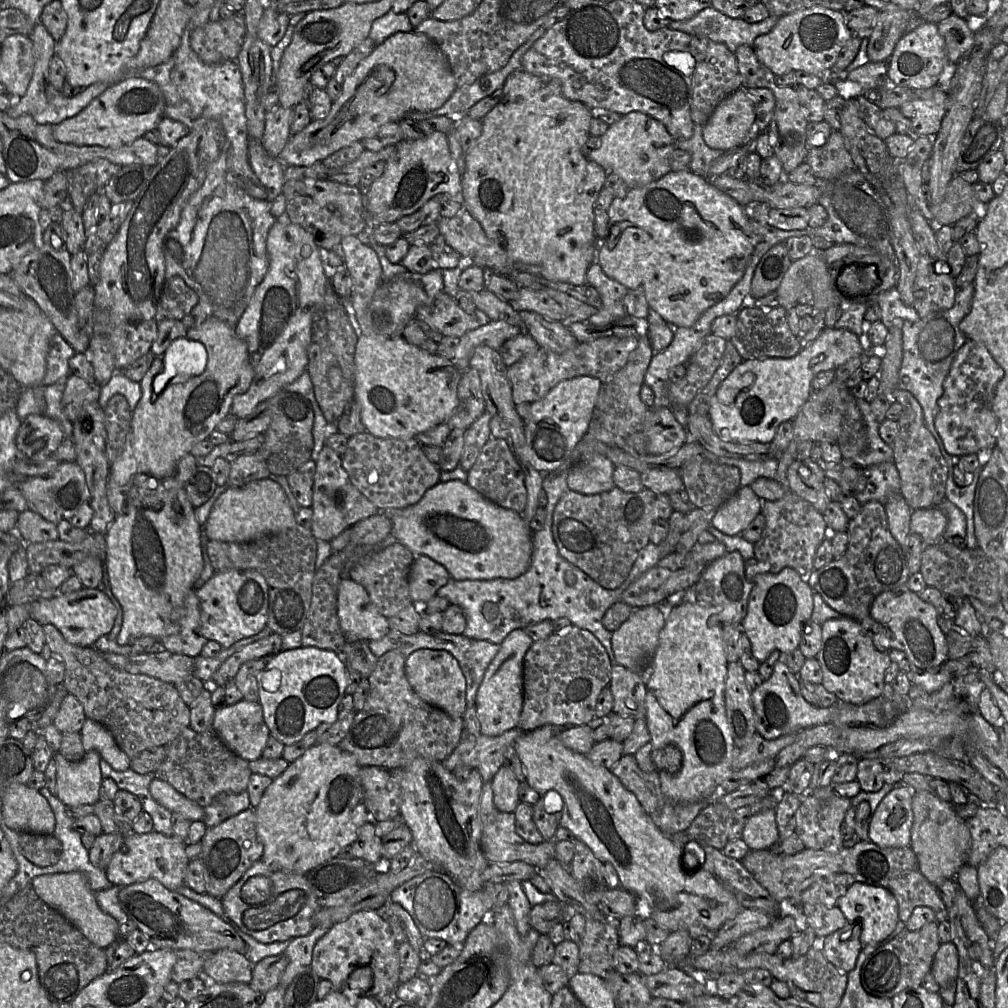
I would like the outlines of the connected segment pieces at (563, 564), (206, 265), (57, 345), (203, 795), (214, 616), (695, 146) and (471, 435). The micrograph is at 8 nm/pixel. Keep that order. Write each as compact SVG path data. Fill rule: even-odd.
M557 470L544 475L542 489L547 494L545 506L546 518L543 528L532 533L533 553L529 568L514 579L496 578L491 580L455 580L450 578L441 587L436 596L446 598L463 610L466 628L463 635L476 640L488 640L501 644L505 637L517 628L539 623L543 620L568 618L574 626L590 631L605 648L610 661L615 662L612 649L612 632L602 624L606 610L620 601L622 593L645 571L655 566L662 558L658 546L651 541L639 552L625 581L615 589L606 589L594 581L577 566L563 558L553 538L553 512L560 497L569 490L567 485L568 470ZM566 571L575 574L573 585L568 585L564 575Z
M249 138L249 163L268 195L268 201L255 199L240 186L240 182L252 182L251 179L226 168L229 145L230 141L225 139L202 187L184 207L177 227L166 236L166 243L174 239L182 245L184 257L181 261L174 259L165 244L165 282L174 276L182 277L197 293L199 303L208 304L210 316L235 326L269 269L267 237L276 221L270 207L282 194L286 166L268 156L260 142Z
M56 333L50 340L46 357L46 373L41 385L65 382L70 375L69 359L76 354L71 345Z
M190 727L185 728L174 740L167 744L167 756L156 771L156 777L168 782L179 793L201 807L210 805L213 799L221 793L238 794L247 790L251 775L249 762L229 750L213 727L203 732L196 732Z
M230 569L215 573L200 589L196 590L200 602L201 634L218 642L224 649L241 639L256 635L267 626L269 594L268 585L262 574L252 569Z
M695 123L692 137L687 140L677 140L676 148L689 152L691 154L689 169L708 179L711 179L708 176L711 163L724 152L708 147L703 139L703 126Z
M485 412L465 431L465 443L460 465L469 471L475 464L482 448L492 437L490 428L491 414Z

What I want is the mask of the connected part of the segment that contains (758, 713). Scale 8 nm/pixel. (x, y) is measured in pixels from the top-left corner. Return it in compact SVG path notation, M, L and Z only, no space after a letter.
M782 653L774 665L771 677L751 691L751 699L755 712L756 732L766 739L796 734L803 729L830 723L837 714L837 703L827 708L821 708L808 703L803 698L799 675L790 671Z

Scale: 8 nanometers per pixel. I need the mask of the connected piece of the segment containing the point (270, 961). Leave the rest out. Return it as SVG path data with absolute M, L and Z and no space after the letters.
M285 953L269 956L253 964L250 987L262 993L267 993L279 984L279 980L288 964Z

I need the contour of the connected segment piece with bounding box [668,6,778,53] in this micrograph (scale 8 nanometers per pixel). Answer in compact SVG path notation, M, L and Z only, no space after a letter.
M709 6L688 20L670 21L668 27L723 43L734 53L741 45L752 46L756 37L768 33L777 20L778 17L769 15L760 22L748 23L743 18L731 18Z

